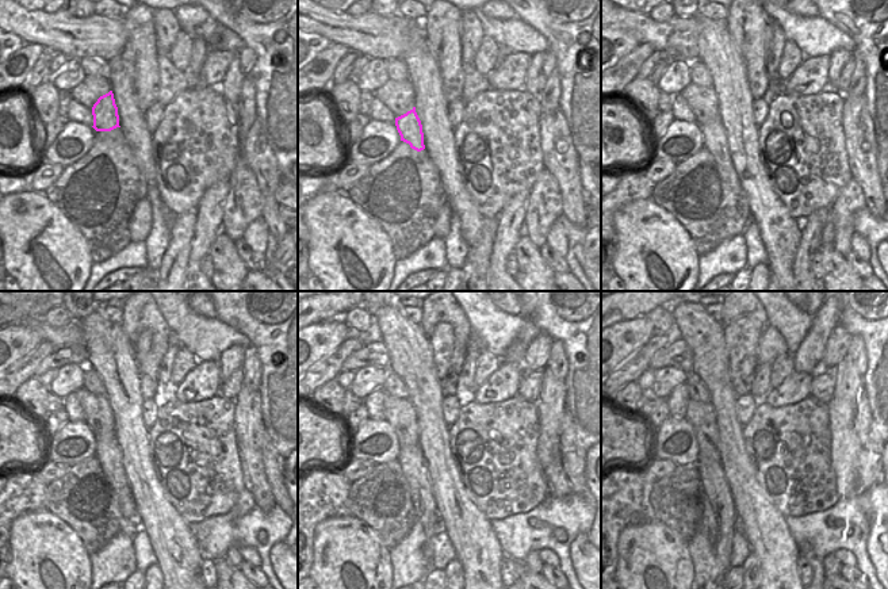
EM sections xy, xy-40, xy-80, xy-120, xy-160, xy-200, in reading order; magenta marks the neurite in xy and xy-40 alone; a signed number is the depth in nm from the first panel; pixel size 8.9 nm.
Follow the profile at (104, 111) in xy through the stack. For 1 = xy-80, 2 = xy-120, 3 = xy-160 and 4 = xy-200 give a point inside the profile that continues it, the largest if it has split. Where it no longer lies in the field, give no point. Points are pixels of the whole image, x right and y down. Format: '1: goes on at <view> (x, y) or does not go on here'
1: goes on at xy-80 (715, 141)
2: goes on at xy-120 (108, 454)
3: goes on at xy-160 (414, 470)
4: goes on at xy-200 (712, 474)

